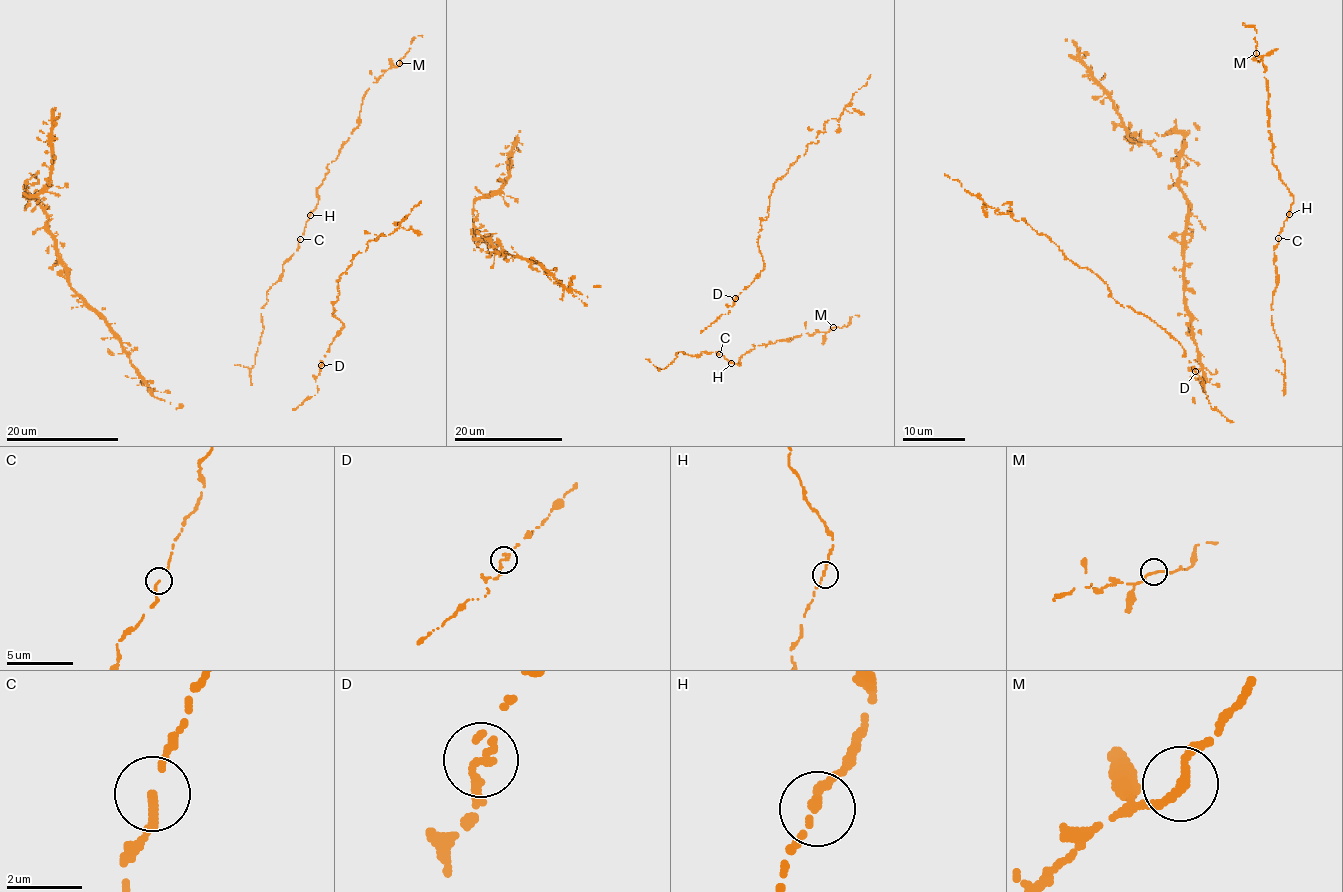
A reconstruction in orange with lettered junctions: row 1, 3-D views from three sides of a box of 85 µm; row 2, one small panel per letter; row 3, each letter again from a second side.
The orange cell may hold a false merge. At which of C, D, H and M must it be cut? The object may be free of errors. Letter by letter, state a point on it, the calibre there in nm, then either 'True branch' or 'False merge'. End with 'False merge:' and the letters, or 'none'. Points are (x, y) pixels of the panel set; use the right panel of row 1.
C: Place: (1278, 238). Thickness 190 nm. True branch
D: Place: (1195, 371). Thickness 190 nm. True branch
H: Place: (1289, 214). Thickness 200 nm. True branch
M: Place: (1256, 53). Thickness 200 nm. True branch
False merge: none

